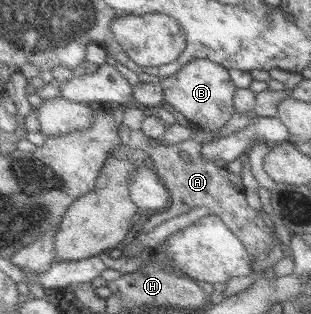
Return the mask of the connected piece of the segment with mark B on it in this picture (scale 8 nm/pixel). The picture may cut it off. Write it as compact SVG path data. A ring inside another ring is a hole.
M192 59L182 65L173 75L159 78L162 101L181 113L185 121L201 130L221 132L225 122L233 115L232 97L236 87L231 83L228 70L207 59Z

